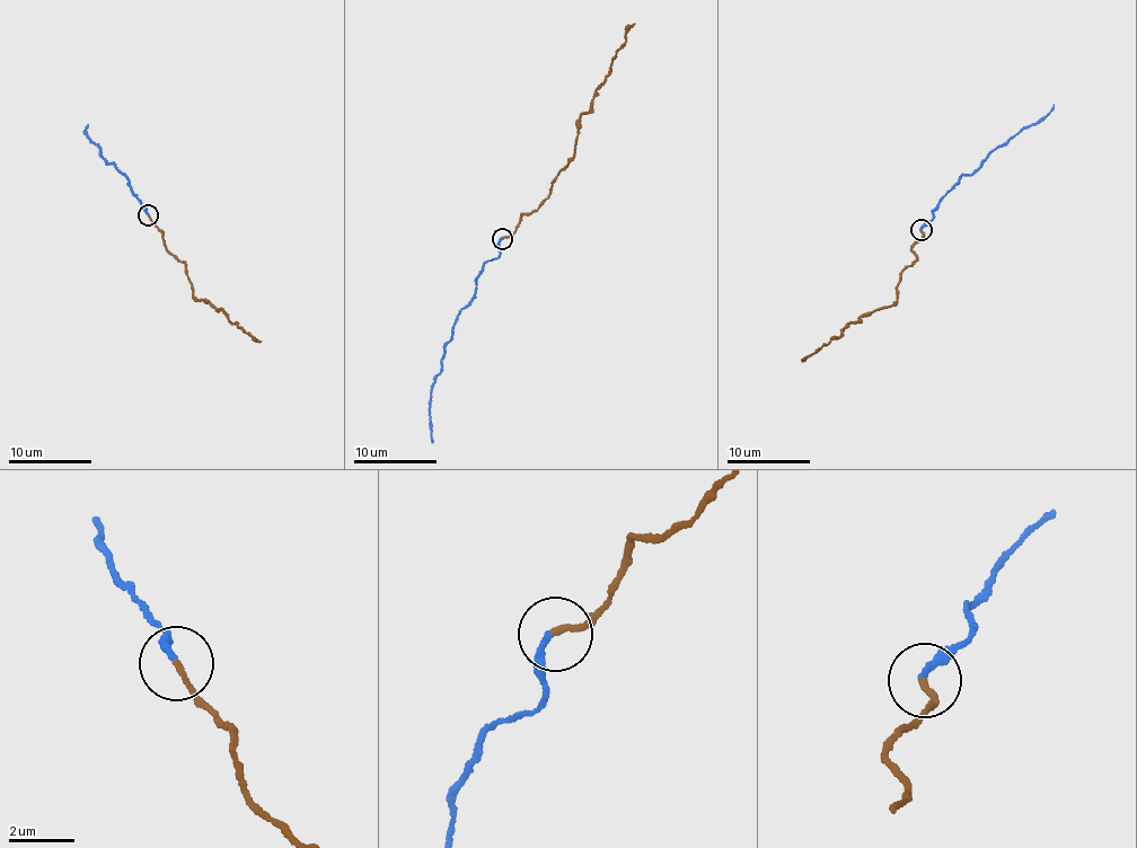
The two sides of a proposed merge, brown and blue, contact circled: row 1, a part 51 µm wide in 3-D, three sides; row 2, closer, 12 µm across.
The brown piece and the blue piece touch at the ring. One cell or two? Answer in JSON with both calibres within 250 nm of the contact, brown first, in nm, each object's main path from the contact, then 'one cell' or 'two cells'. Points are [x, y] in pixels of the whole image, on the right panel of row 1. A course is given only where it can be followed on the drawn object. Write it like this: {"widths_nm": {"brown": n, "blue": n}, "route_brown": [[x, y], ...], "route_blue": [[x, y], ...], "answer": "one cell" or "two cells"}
{"widths_nm": {"brown": 180, "blue": 190}, "route_brown": [[920, 229], [923, 237], [913, 246], [916, 259], [900, 274], [896, 303], [860, 317], [818, 351], [802, 359]], "route_blue": [[920, 229], [933, 218], [934, 208], [951, 186], [1023, 129], [1036, 124], [1052, 104]], "answer": "two cells"}

